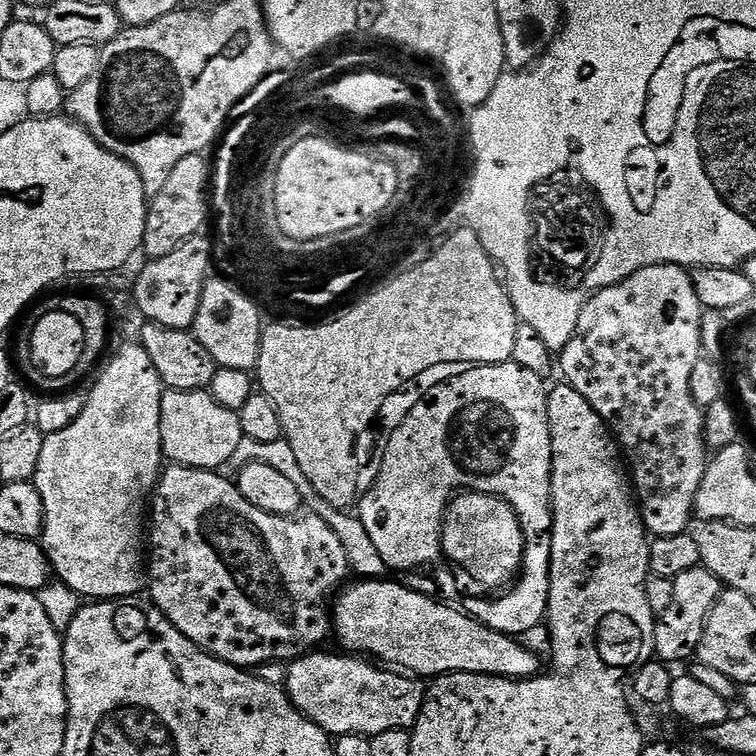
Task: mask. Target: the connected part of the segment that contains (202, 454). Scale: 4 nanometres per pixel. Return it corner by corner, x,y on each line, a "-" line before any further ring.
165,391
160,411
160,433
165,461
180,464
183,468
220,470
231,465
234,450
244,438
240,413
218,406
208,391

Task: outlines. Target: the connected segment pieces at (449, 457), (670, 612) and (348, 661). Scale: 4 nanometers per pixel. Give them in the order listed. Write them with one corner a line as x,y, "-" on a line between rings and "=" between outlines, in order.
483,368
481,372
468,372
468,376
460,376
460,380
452,380
452,384
444,384
437,392
432,392
428,396
426,406
418,406
410,419
408,425
403,430
396,433
394,438
388,441
386,454
379,457
380,473
376,476
376,485
372,489
365,491
358,500
358,517
362,525
370,534
371,541
374,542
375,549
382,556
382,561
388,570
392,572
404,572
403,583
415,592
421,592
427,596
437,598
452,598
456,592
457,573
450,567
448,560
444,557
443,547
439,544
439,537
443,530
444,516
448,511
449,503
453,499
457,490
467,490
469,492
480,492
482,495
496,496
507,502
517,515
518,522
525,536
525,552
523,567
518,573
518,579
505,591
501,600
472,600
466,605
469,616
475,620
480,620
495,632
501,632
507,636
519,637
526,630
534,626
545,623
548,614
548,599
550,598
550,554
552,553
552,435
550,434
550,422
548,421
548,393
549,389
544,388
545,377
538,374
530,374
530,370
525,368
=
702,566
676,576
674,598
666,609
666,614
662,614
656,622
656,656
659,659
669,666
677,666
683,660
691,661
696,656
696,647
702,642
708,616
721,591
720,579
=
313,650
306,656
296,657
288,664
288,676
284,680
284,688
292,699
292,705
310,718
310,722
333,738
371,738
386,730
411,730
415,726
424,705
426,684
423,679
400,670
385,670
352,654
335,656
324,651

